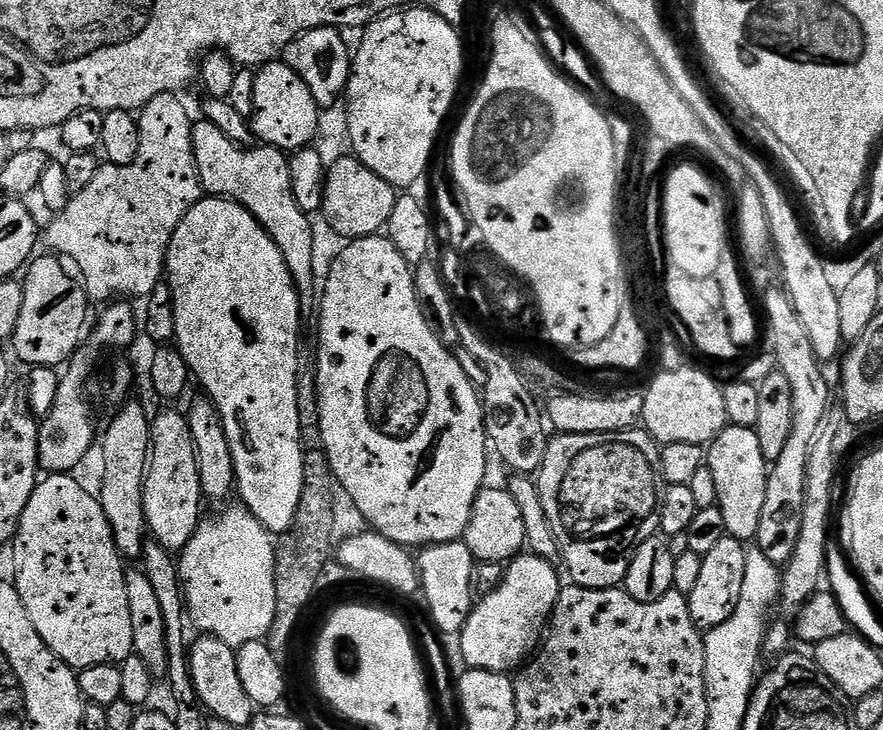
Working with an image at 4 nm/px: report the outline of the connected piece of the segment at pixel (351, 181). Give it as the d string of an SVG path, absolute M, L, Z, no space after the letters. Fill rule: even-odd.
M351 154L326 168L322 220L331 231L349 241L358 240L361 236L374 236L387 229L397 199L397 189L378 178L374 170Z

